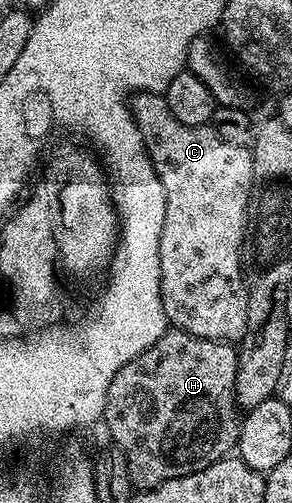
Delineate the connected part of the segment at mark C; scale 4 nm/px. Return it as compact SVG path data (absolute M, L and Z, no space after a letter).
M140 90L129 98L131 115L141 132L141 140L147 149L149 160L161 180L161 188L165 188L165 224L161 228L161 304L165 308L168 323L174 329L184 330L193 336L208 338L214 342L238 343L247 327L247 283L243 280L243 263L241 251L247 229L247 208L251 204L251 185L253 180L253 159L247 146L229 144L229 140L221 140L221 136L210 125L190 126L181 124L173 112L169 112L169 104L162 93L153 90Z

